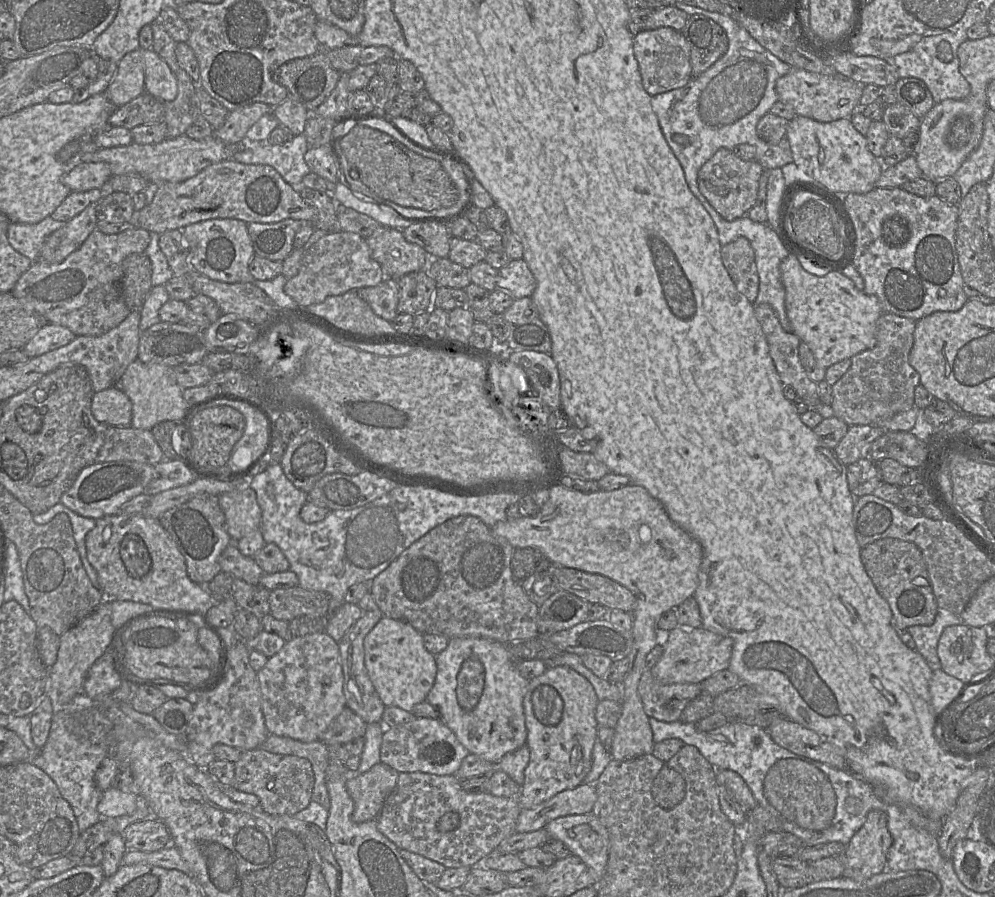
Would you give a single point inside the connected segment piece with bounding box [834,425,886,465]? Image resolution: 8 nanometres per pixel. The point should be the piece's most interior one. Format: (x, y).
(851, 448)

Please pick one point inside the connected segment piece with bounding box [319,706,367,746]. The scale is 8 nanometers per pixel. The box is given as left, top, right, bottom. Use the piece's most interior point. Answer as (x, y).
(347, 726)

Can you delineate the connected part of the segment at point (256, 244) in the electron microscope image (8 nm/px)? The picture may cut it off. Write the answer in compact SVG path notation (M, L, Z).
M285 219L276 223L258 223L258 222L247 223L248 233L252 240L255 255L267 258L272 261L283 262L294 249L293 246L294 237L296 233L299 231L299 229L302 227L302 223L312 223L312 222L302 222L300 220Z

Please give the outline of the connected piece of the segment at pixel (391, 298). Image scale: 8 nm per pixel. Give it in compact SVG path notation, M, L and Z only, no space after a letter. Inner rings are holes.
M384 277L384 280L378 285L360 288L357 292L370 305L374 313L383 319L391 321L398 314L399 288L397 279Z

